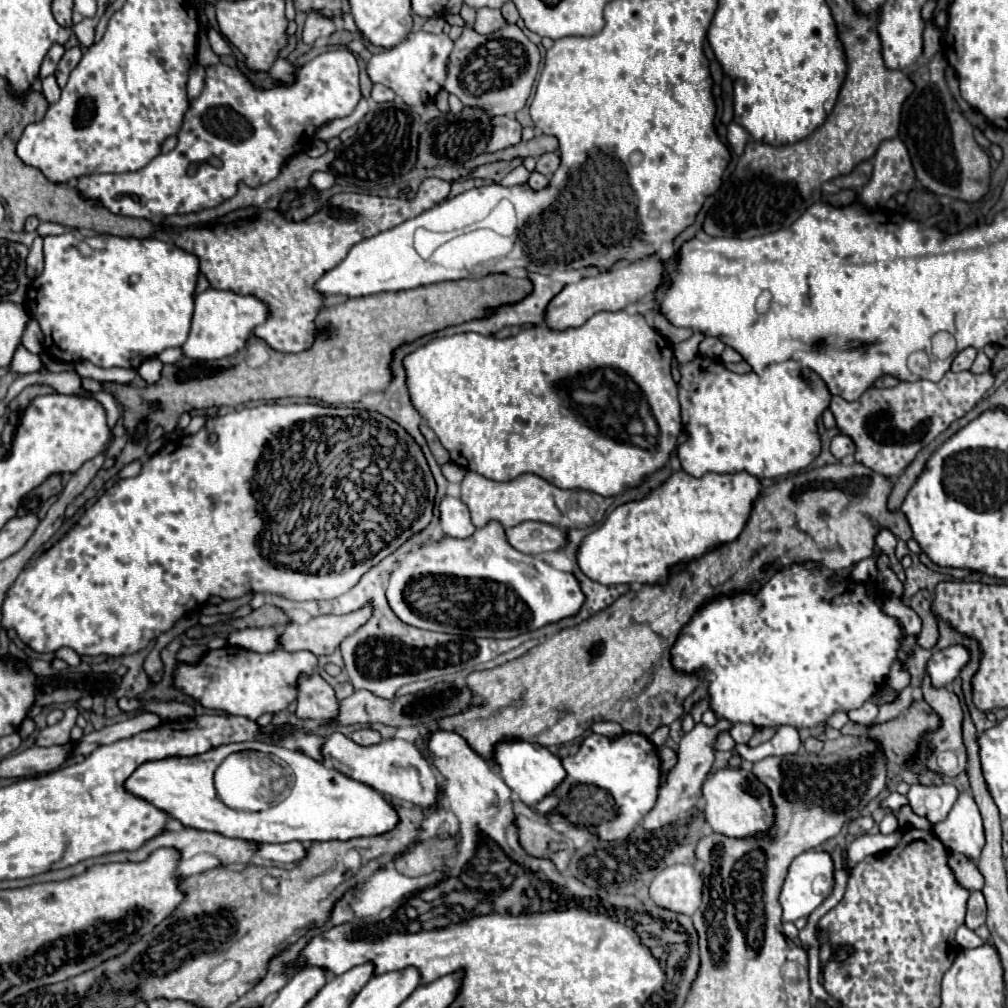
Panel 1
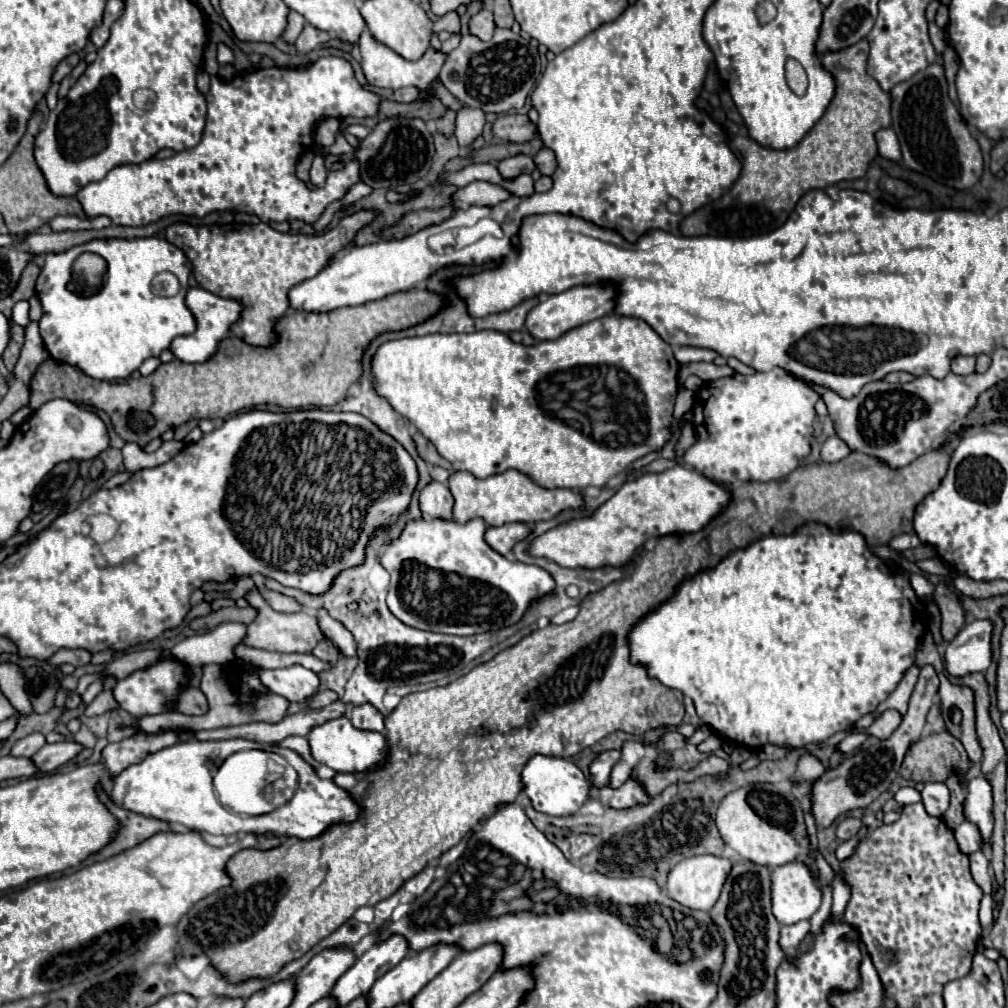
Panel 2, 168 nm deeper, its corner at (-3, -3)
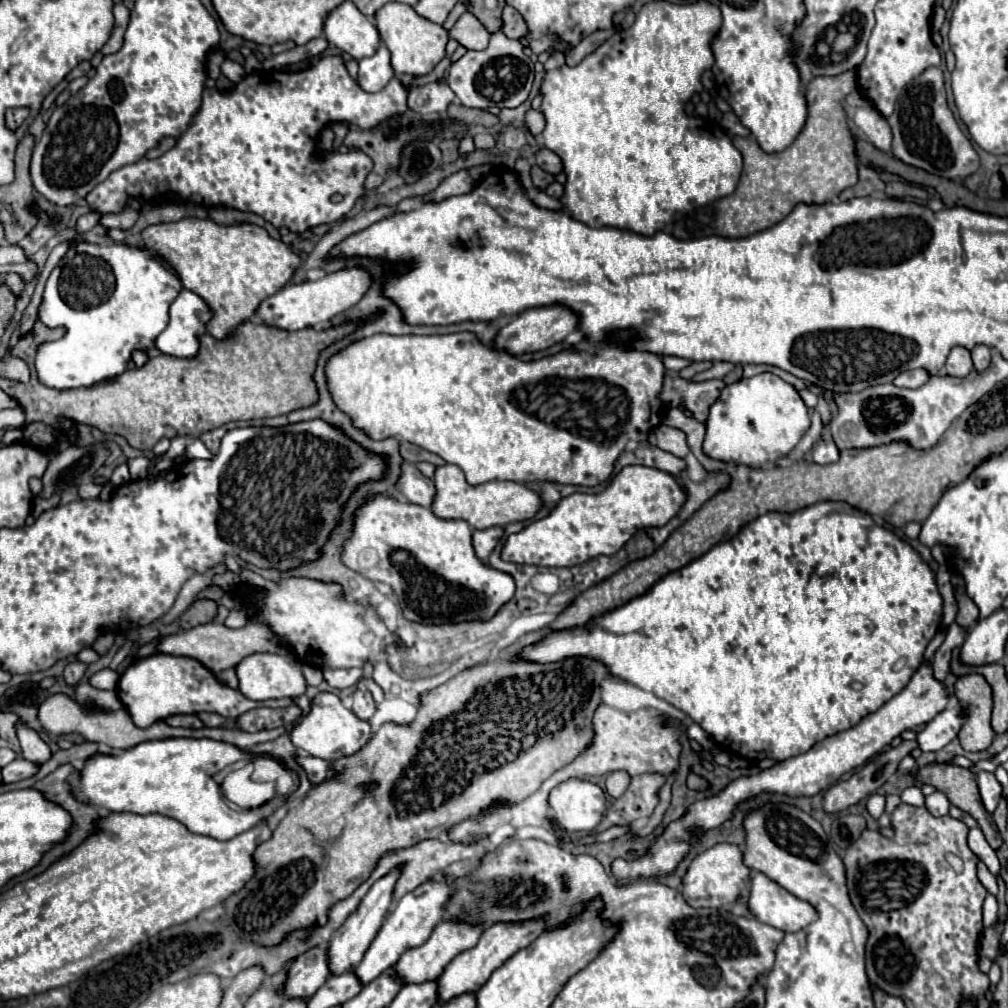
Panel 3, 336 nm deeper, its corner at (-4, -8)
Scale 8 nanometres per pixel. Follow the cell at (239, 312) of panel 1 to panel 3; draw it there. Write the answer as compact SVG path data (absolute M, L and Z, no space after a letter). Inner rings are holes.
M182 289L176 301L170 305L170 323L158 335L156 347L164 355L194 357L198 353L198 337L206 333L206 325L214 317L214 311L188 289Z

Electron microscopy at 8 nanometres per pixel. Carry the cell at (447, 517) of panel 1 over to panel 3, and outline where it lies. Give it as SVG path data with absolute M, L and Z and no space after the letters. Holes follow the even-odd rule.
M412 463L402 465L402 479L398 489L408 497L410 503L430 507L430 501L434 501L434 481L424 477Z

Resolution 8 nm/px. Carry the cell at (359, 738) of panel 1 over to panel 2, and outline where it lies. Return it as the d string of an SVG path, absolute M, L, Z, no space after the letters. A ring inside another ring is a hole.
M359 704L351 710L351 722L357 728L365 728L365 730L375 730L375 732L383 732L385 724L383 724L383 714L373 708L371 704Z

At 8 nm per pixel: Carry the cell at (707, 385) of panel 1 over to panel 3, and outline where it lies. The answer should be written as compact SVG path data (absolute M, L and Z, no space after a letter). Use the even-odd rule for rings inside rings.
M760 373L722 389L708 413L702 449L708 457L724 463L748 465L752 469L770 467L784 461L806 429L810 429L810 413L800 393L778 375Z

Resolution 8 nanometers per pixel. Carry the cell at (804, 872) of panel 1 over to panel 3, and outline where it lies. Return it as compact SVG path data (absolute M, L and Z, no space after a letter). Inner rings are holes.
M756 873L752 879L748 905L758 921L786 933L794 933L818 917L806 901L798 901L798 897L782 889L776 881L770 881L764 873Z

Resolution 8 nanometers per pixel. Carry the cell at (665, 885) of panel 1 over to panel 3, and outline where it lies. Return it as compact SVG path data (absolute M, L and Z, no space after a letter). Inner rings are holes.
M720 843L696 855L682 877L682 897L690 907L726 907L748 887L750 869L742 865L742 851L736 845Z

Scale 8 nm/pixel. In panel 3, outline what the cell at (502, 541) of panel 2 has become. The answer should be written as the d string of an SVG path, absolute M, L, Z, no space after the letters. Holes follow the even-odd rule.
M490 527L490 529L482 529L482 531L474 531L472 543L474 543L474 551L476 551L478 559L482 559L486 563L502 535L504 535L502 527Z

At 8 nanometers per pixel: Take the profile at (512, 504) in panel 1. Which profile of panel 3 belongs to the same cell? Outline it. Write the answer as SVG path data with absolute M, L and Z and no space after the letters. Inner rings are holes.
M442 465L434 475L436 483L436 499L432 503L432 511L440 519L464 519L472 529L488 529L488 527L506 527L508 523L530 521L544 507L540 493L532 491L524 483L514 481L488 481L482 485L468 485L464 473L456 465Z

